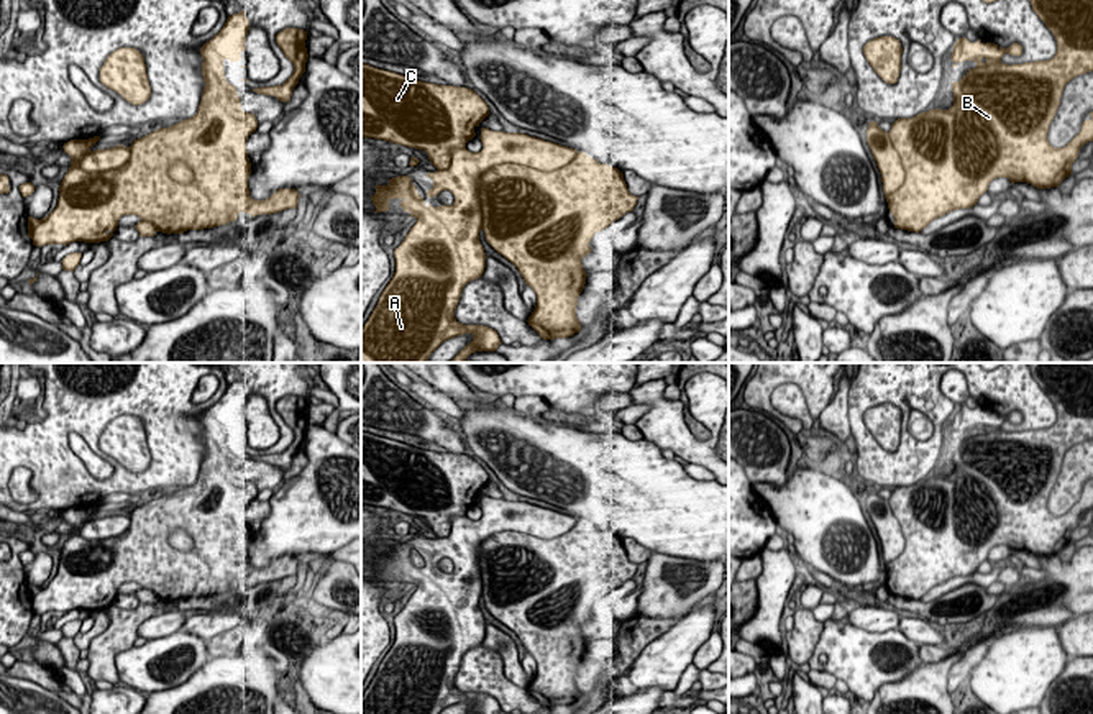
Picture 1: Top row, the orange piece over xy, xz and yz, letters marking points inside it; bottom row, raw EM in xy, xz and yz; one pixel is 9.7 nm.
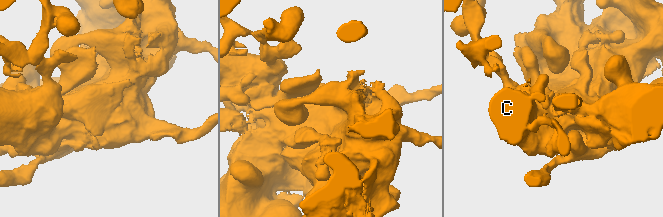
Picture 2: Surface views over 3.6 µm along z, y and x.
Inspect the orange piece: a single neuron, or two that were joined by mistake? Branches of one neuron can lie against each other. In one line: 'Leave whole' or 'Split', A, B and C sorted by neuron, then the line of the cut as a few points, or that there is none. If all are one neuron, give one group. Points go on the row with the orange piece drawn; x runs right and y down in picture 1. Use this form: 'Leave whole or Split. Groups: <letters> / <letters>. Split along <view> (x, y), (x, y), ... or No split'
Split. Groups: A / B C. Split along xz (576, 153), (548, 171), (494, 164), (480, 179), (481, 228)

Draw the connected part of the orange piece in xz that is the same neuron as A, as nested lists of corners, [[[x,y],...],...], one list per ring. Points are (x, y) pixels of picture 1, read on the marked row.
[[[481,128],[482,149],[471,153],[466,148],[451,151],[451,166],[445,171],[428,172],[433,187],[427,197],[437,197],[441,190],[455,195],[451,205],[433,207],[425,204],[409,176],[389,179],[387,185],[376,184],[371,200],[376,212],[387,212],[391,199],[400,199],[404,212],[417,222],[394,249],[396,272],[382,291],[377,305],[361,328],[361,363],[428,363],[430,355],[446,340],[473,333],[468,343],[451,361],[464,363],[471,353],[496,351],[502,343],[497,332],[484,325],[463,325],[455,318],[463,287],[481,277],[486,268],[486,253],[479,241],[482,230],[482,210],[479,200],[479,179],[497,164],[515,162],[538,171],[556,171],[569,164],[576,149],[545,141],[524,133],[505,133]]]

